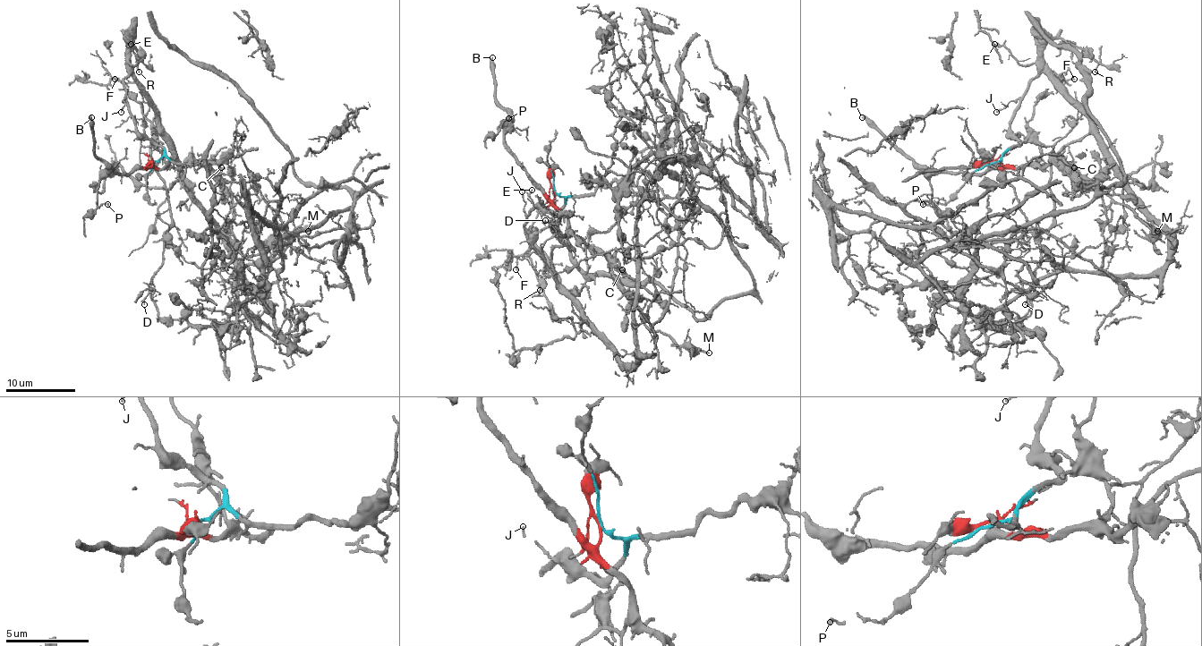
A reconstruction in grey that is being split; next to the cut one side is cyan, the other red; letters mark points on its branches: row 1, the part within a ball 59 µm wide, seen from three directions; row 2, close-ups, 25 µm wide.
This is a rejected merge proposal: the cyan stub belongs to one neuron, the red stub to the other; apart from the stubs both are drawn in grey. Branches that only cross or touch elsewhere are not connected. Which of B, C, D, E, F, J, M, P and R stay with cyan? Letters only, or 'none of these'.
D, E, F, J, R

